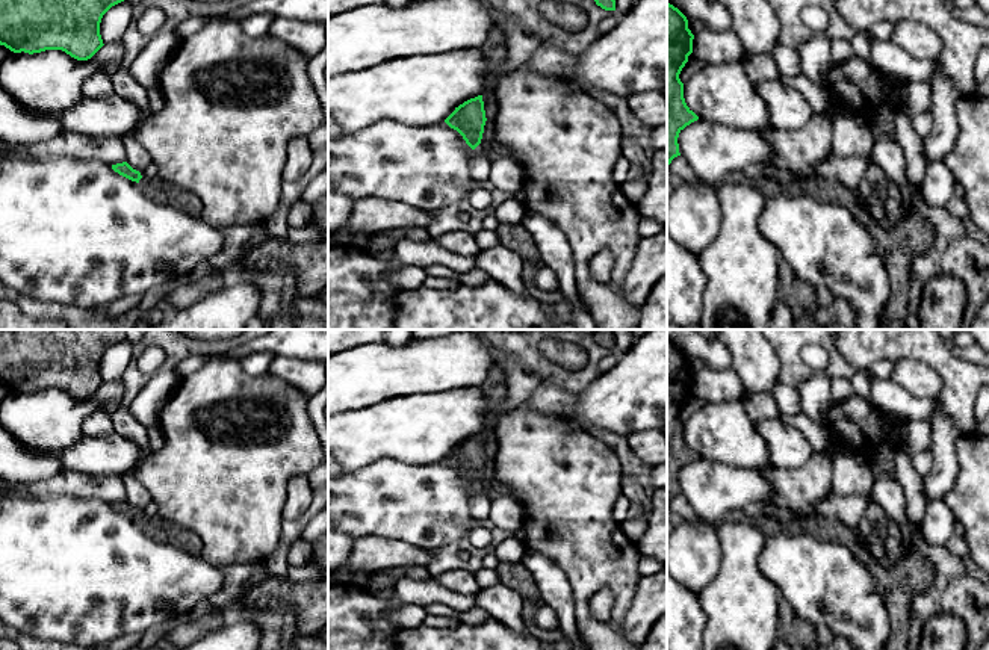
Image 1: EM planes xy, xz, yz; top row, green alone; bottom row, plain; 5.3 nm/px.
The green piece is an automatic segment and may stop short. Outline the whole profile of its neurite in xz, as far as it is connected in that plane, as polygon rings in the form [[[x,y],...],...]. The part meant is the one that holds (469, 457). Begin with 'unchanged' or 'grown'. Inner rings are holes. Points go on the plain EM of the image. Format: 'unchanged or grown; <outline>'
grown; [[[482,434],[464,440],[445,458],[451,467],[463,475],[472,488],[485,493],[490,500],[496,493],[511,496],[510,490],[501,482],[484,484],[481,481],[485,460]]]

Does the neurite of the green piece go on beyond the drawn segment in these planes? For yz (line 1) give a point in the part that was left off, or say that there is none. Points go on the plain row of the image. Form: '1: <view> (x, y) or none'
1: none

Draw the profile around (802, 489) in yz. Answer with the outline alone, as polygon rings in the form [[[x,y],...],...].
[[[826,450],[814,452],[808,463],[797,469],[765,466],[756,472],[773,488],[770,503],[792,512],[808,514],[832,493],[833,466]]]

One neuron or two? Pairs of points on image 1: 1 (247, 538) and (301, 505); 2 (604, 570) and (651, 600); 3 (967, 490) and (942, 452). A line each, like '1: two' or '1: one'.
1: two
2: two
3: two

